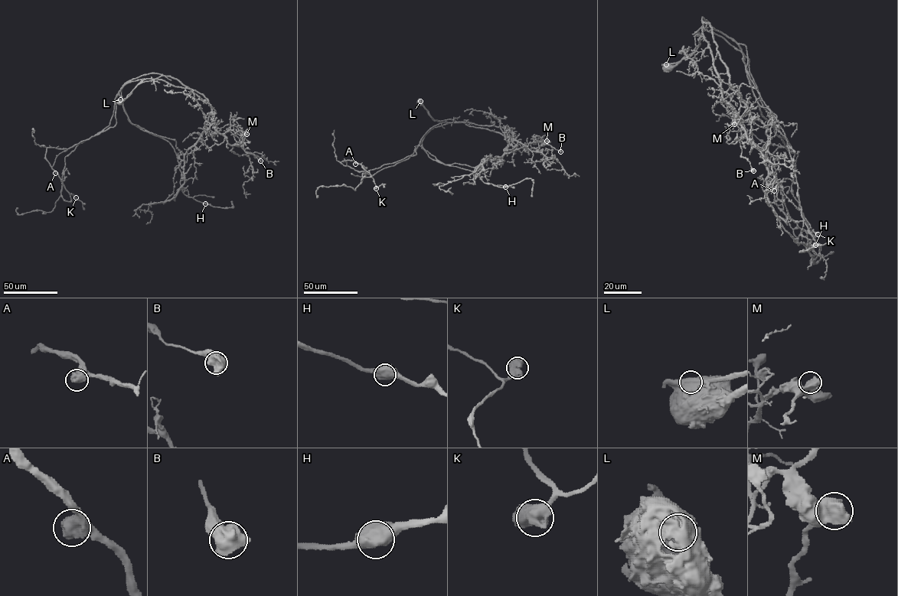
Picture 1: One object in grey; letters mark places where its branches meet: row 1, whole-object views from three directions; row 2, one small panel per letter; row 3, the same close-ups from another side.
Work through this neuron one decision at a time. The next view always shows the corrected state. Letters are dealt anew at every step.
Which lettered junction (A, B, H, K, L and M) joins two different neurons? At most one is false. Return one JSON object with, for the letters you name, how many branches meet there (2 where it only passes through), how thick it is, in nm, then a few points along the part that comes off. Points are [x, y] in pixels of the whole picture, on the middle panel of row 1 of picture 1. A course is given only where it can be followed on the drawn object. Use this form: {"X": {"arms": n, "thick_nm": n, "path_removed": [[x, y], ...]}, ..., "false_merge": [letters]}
{"L": {"arms": 1, "thick_nm": 1150, "path_removed": [[420, 101], [434, 120], [462, 122], [432, 128], [416, 154], [378, 168], [357, 171], [345, 161], [384, 187]]}, "false_merge": ["L"]}

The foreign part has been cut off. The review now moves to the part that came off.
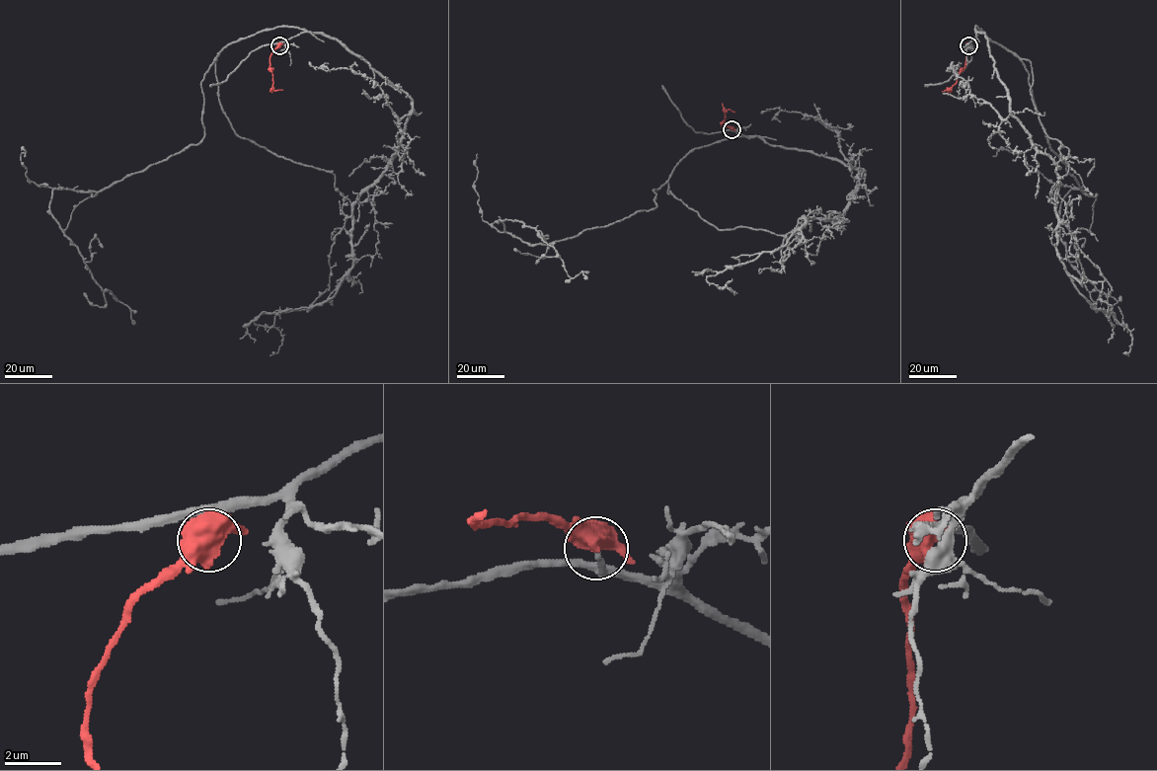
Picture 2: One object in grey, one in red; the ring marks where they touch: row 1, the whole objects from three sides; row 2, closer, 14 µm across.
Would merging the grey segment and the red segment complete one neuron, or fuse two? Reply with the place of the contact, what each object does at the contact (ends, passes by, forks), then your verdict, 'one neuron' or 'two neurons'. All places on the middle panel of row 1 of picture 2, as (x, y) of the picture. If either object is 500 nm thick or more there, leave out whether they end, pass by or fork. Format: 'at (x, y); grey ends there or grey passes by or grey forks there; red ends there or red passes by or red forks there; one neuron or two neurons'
at (732, 129); grey ends there; red forks there; two neurons

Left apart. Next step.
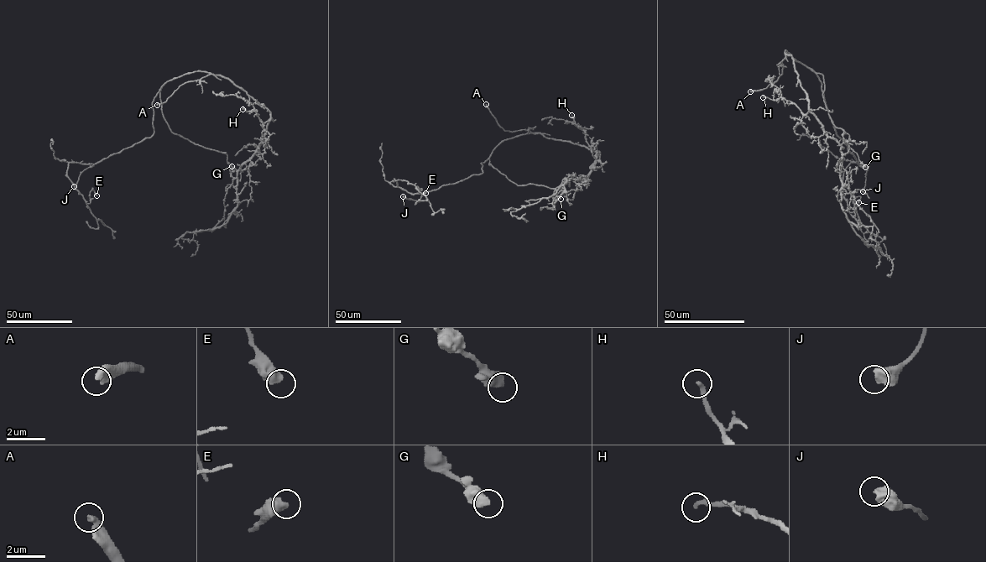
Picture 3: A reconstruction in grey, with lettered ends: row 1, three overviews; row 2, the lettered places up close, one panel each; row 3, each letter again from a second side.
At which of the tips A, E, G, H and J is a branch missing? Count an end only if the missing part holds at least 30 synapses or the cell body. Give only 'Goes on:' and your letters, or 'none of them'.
Goes on: A, H

